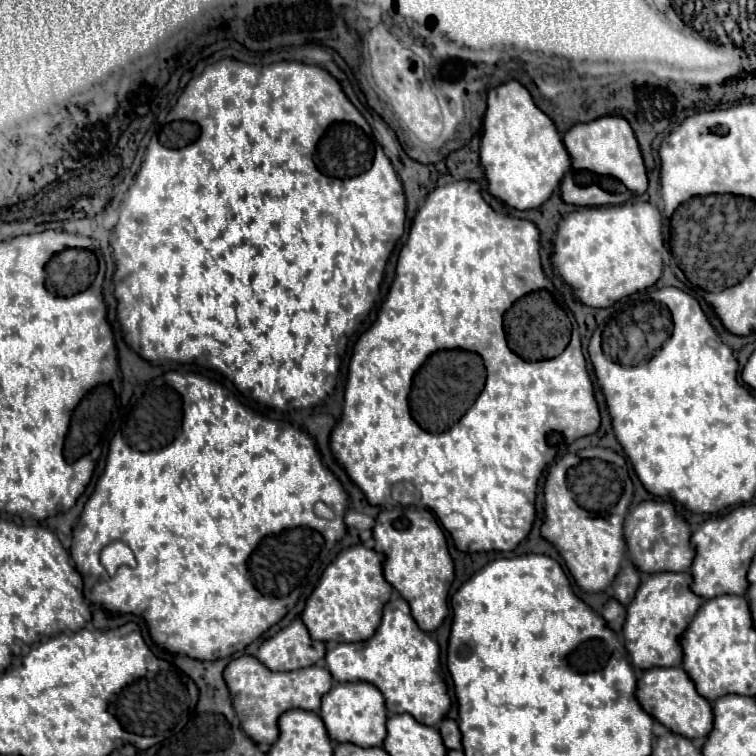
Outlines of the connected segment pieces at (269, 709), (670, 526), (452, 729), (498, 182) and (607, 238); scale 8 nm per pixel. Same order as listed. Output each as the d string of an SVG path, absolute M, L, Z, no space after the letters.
M241 656L229 662L225 668L225 680L231 692L233 708L241 720L243 732L259 744L275 744L279 738L277 720L283 712L291 708L305 708L317 712L321 706L323 694L333 686L333 678L323 666L309 666L293 672L273 672L261 664L255 656Z
M645 500L637 504L625 518L625 540L631 562L645 574L687 572L695 558L695 548L691 546L691 526L671 502Z
M445 718L441 724L439 724L439 732L443 736L443 742L449 750L461 750L461 730L457 726L455 720L451 718Z
M517 80L489 92L481 138L481 166L489 180L489 192L517 210L539 208L547 202L571 168L571 156L553 120L539 110L529 90Z
M636 197L621 206L575 210L559 222L553 240L553 264L559 276L573 286L579 302L595 308L609 308L617 300L653 286L661 278L661 254L665 248L661 222L659 208Z

